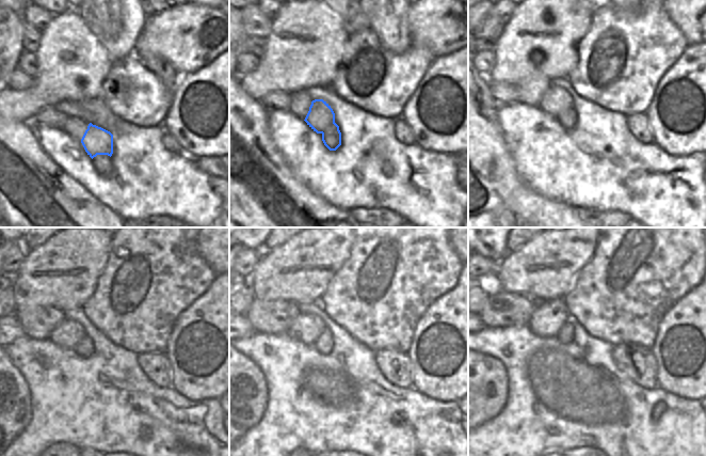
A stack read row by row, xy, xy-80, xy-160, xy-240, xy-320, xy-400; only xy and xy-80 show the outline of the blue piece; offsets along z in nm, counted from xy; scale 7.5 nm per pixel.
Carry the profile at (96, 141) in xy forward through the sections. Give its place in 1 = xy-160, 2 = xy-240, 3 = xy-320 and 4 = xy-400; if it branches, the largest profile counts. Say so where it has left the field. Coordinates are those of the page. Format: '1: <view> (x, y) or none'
1: xy-160 (556, 99)
2: xy-240 (69, 333)
3: xy-320 (306, 328)
4: xy-400 (547, 318)

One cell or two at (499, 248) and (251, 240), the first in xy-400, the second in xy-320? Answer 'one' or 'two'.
one

